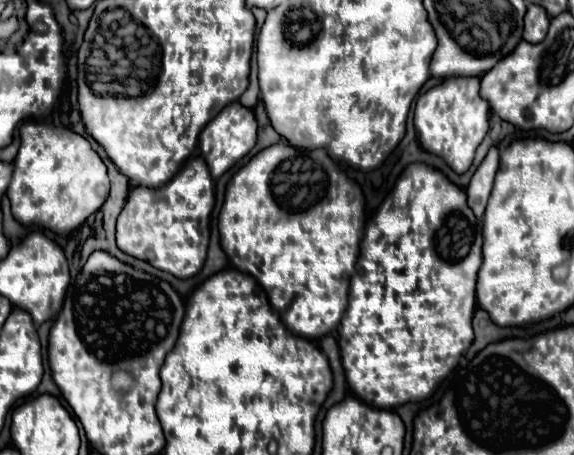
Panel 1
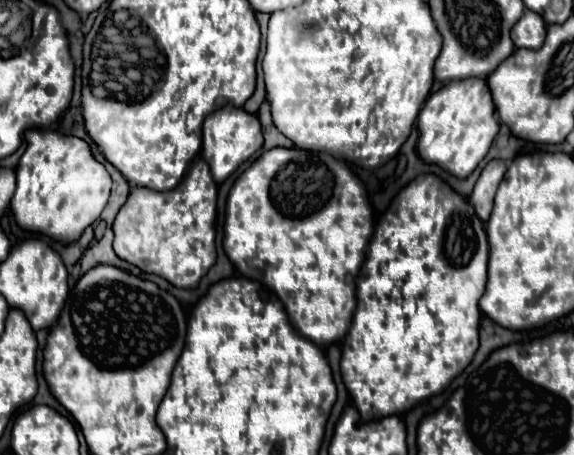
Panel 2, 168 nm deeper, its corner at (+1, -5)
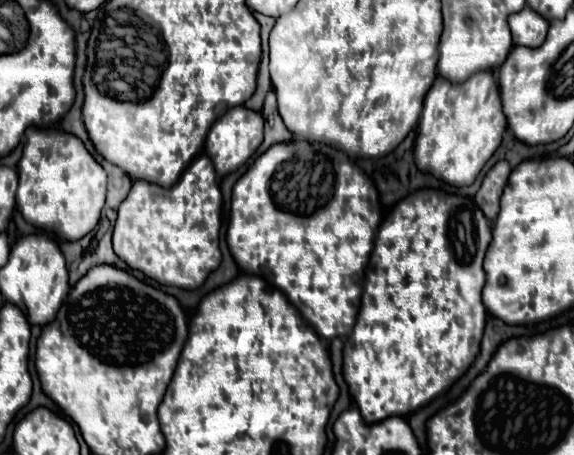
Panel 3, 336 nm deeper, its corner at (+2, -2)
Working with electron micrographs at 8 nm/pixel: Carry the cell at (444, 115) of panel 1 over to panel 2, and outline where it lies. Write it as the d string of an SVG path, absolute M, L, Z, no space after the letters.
M470 77L466 81L450 81L432 93L418 115L418 131L418 155L426 163L440 165L454 177L466 179L486 157L494 137L500 131L486 79Z

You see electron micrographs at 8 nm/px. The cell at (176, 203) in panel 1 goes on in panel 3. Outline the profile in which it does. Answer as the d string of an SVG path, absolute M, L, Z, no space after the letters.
M203 154L199 156L183 174L183 182L177 184L177 200L169 198L169 192L157 184L147 184L145 180L135 180L125 202L119 206L119 216L113 230L113 250L127 262L127 266L141 270L145 276L157 280L159 284L177 288L199 288L209 272L213 272L221 262L219 252L219 226L221 226L221 192L217 184L217 174L213 162Z

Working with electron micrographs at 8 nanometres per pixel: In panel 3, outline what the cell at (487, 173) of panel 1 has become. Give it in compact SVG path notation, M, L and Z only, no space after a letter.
M499 160L483 178L479 192L475 194L475 202L477 206L483 210L483 214L489 220L495 220L497 212L499 212L499 196L503 192L503 186L507 184L511 166L505 160Z

